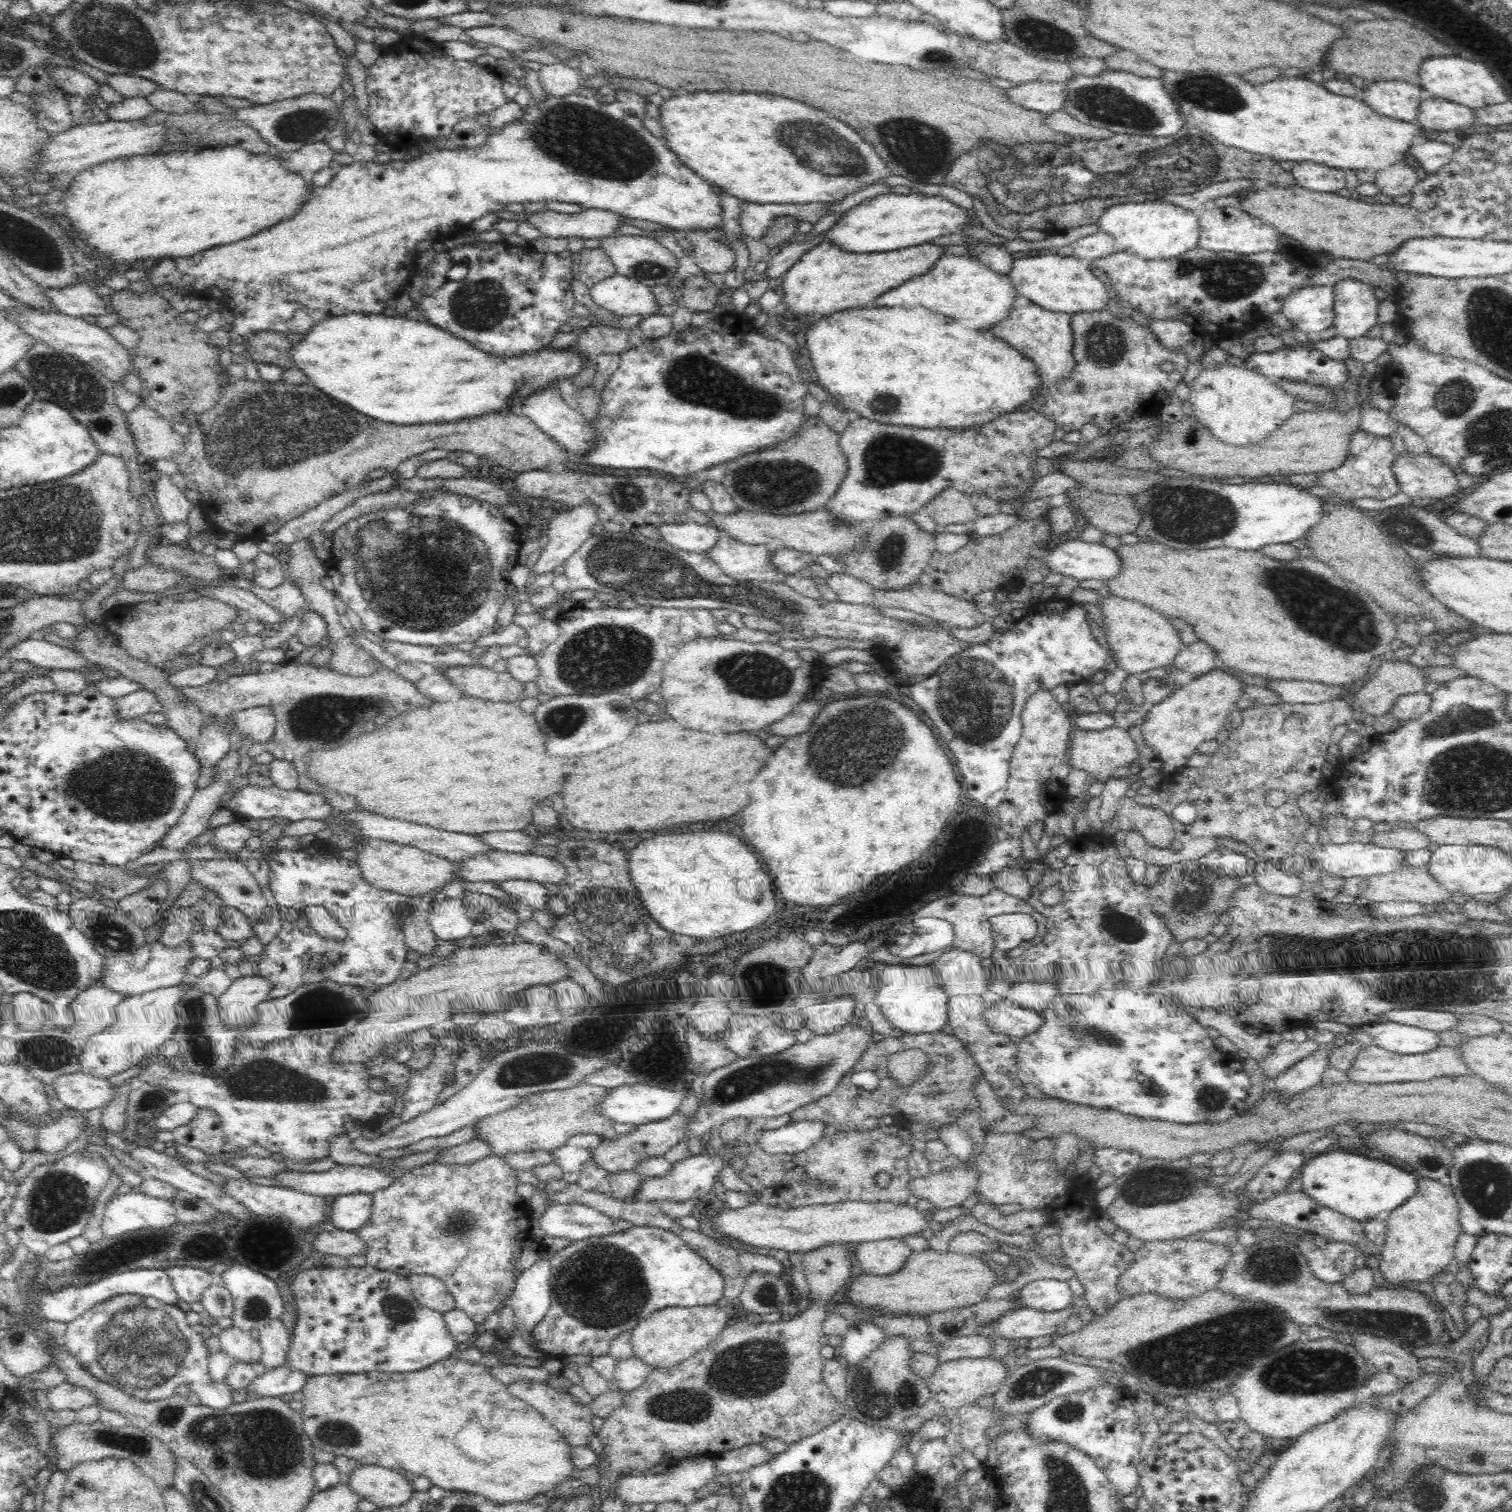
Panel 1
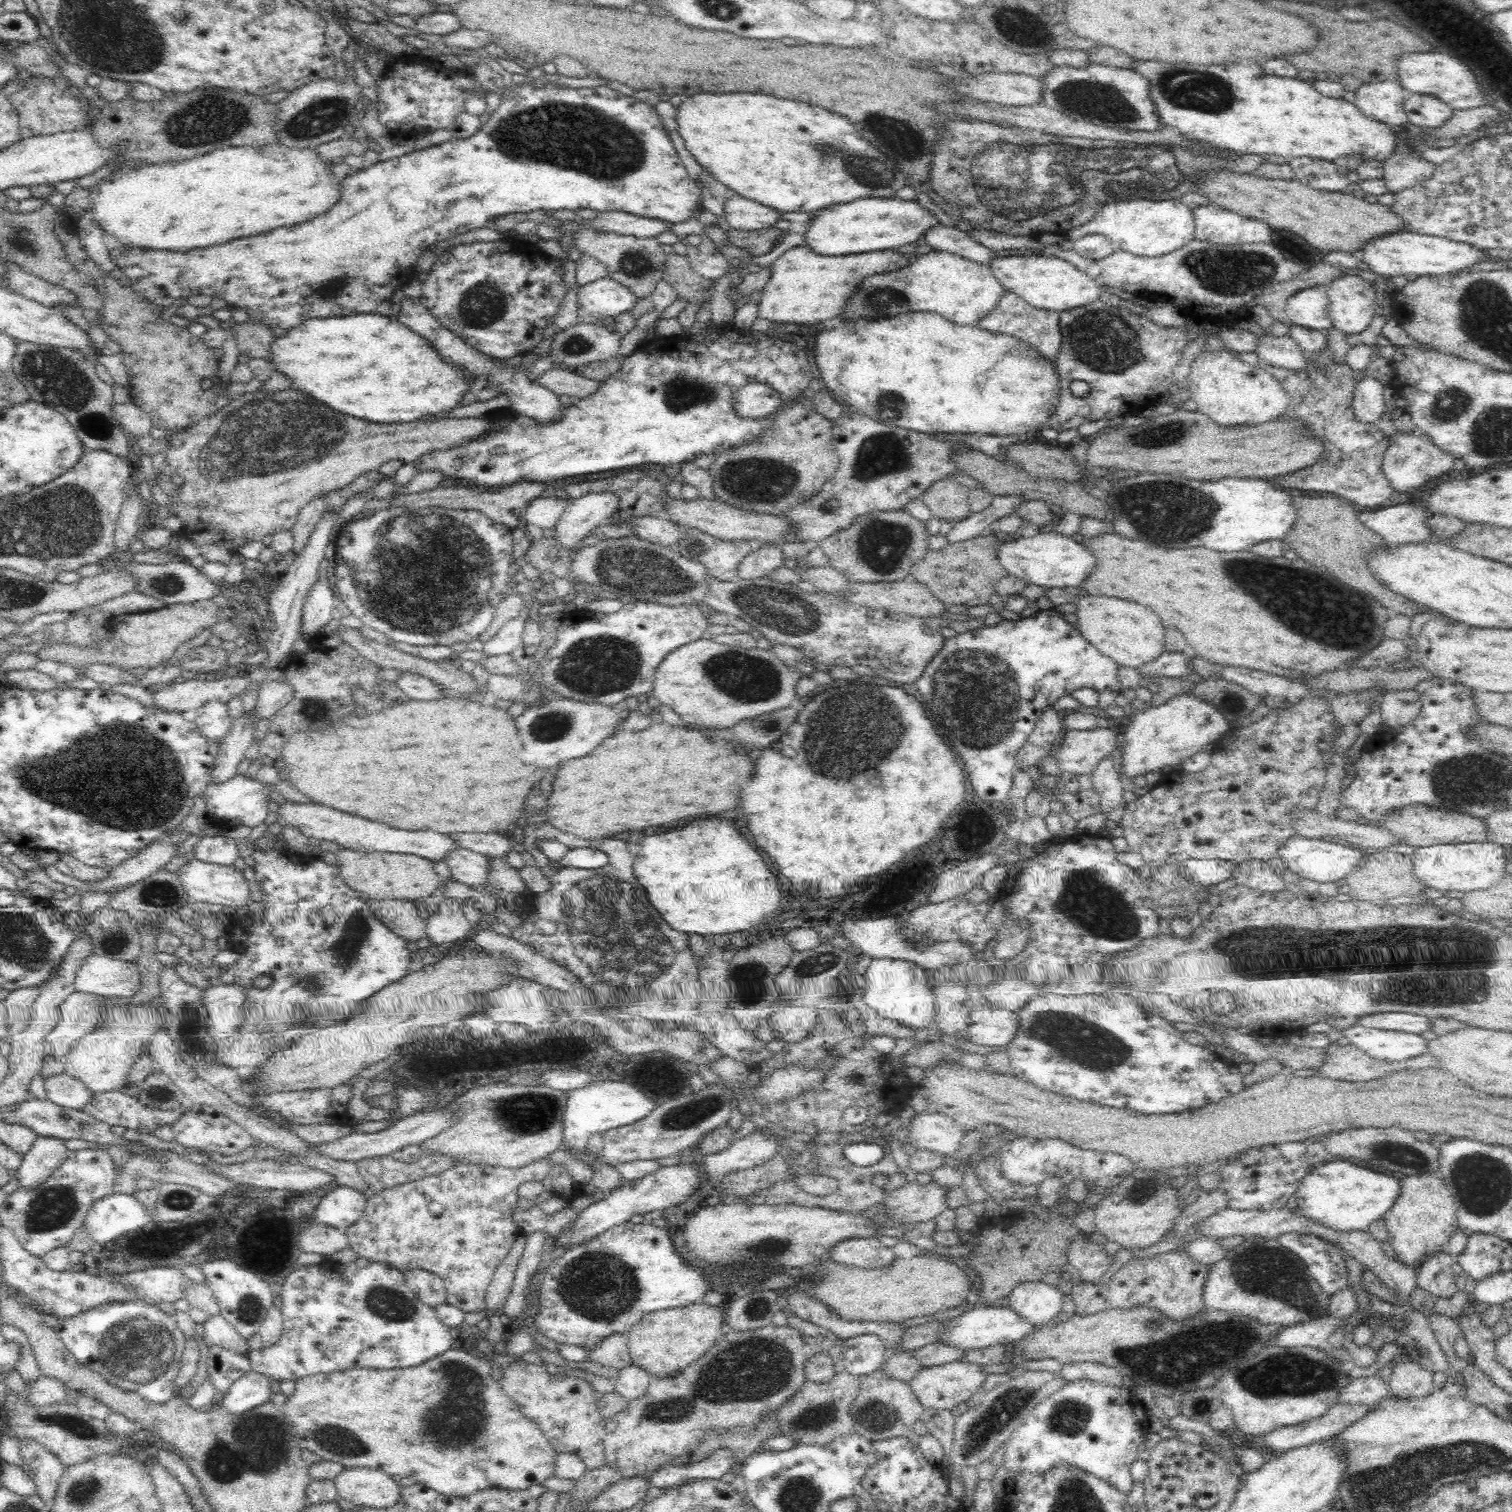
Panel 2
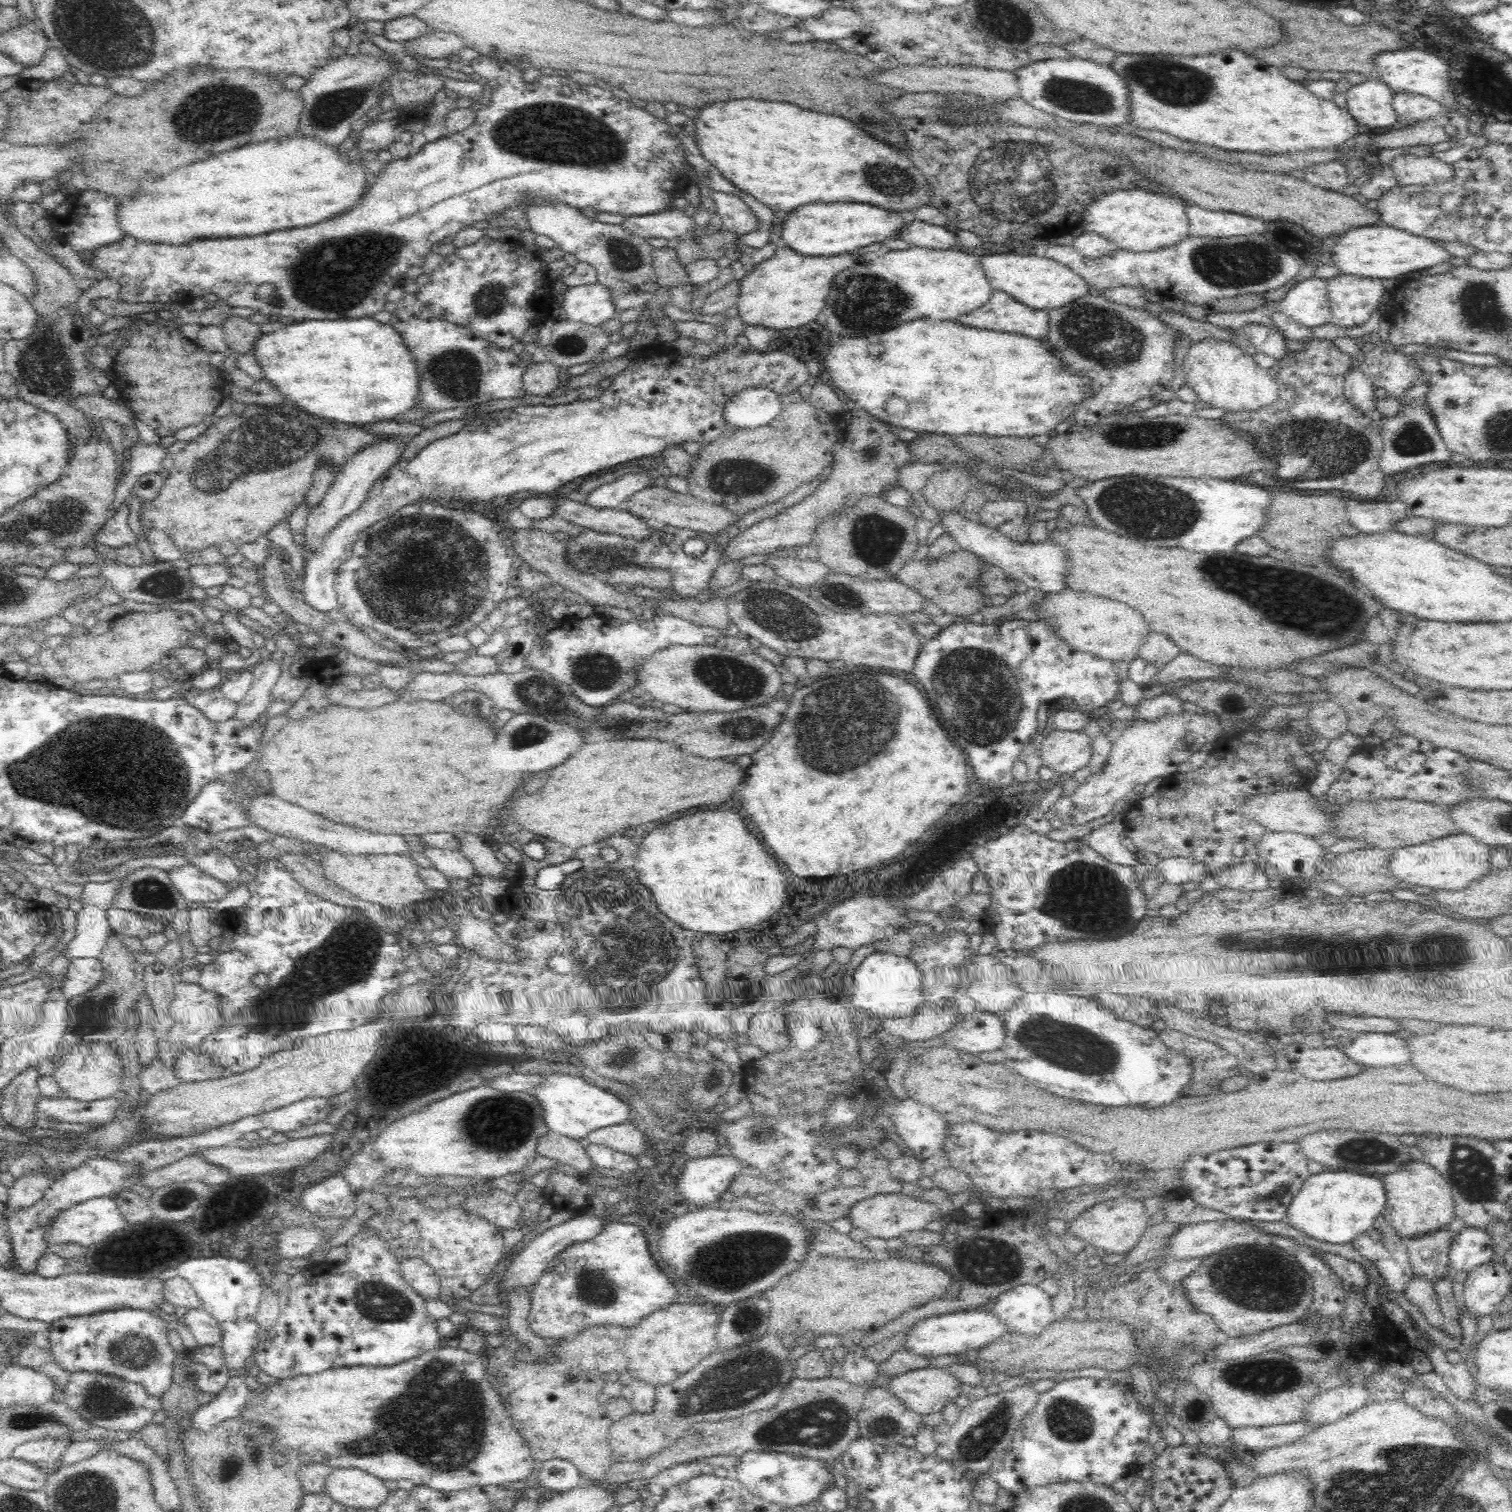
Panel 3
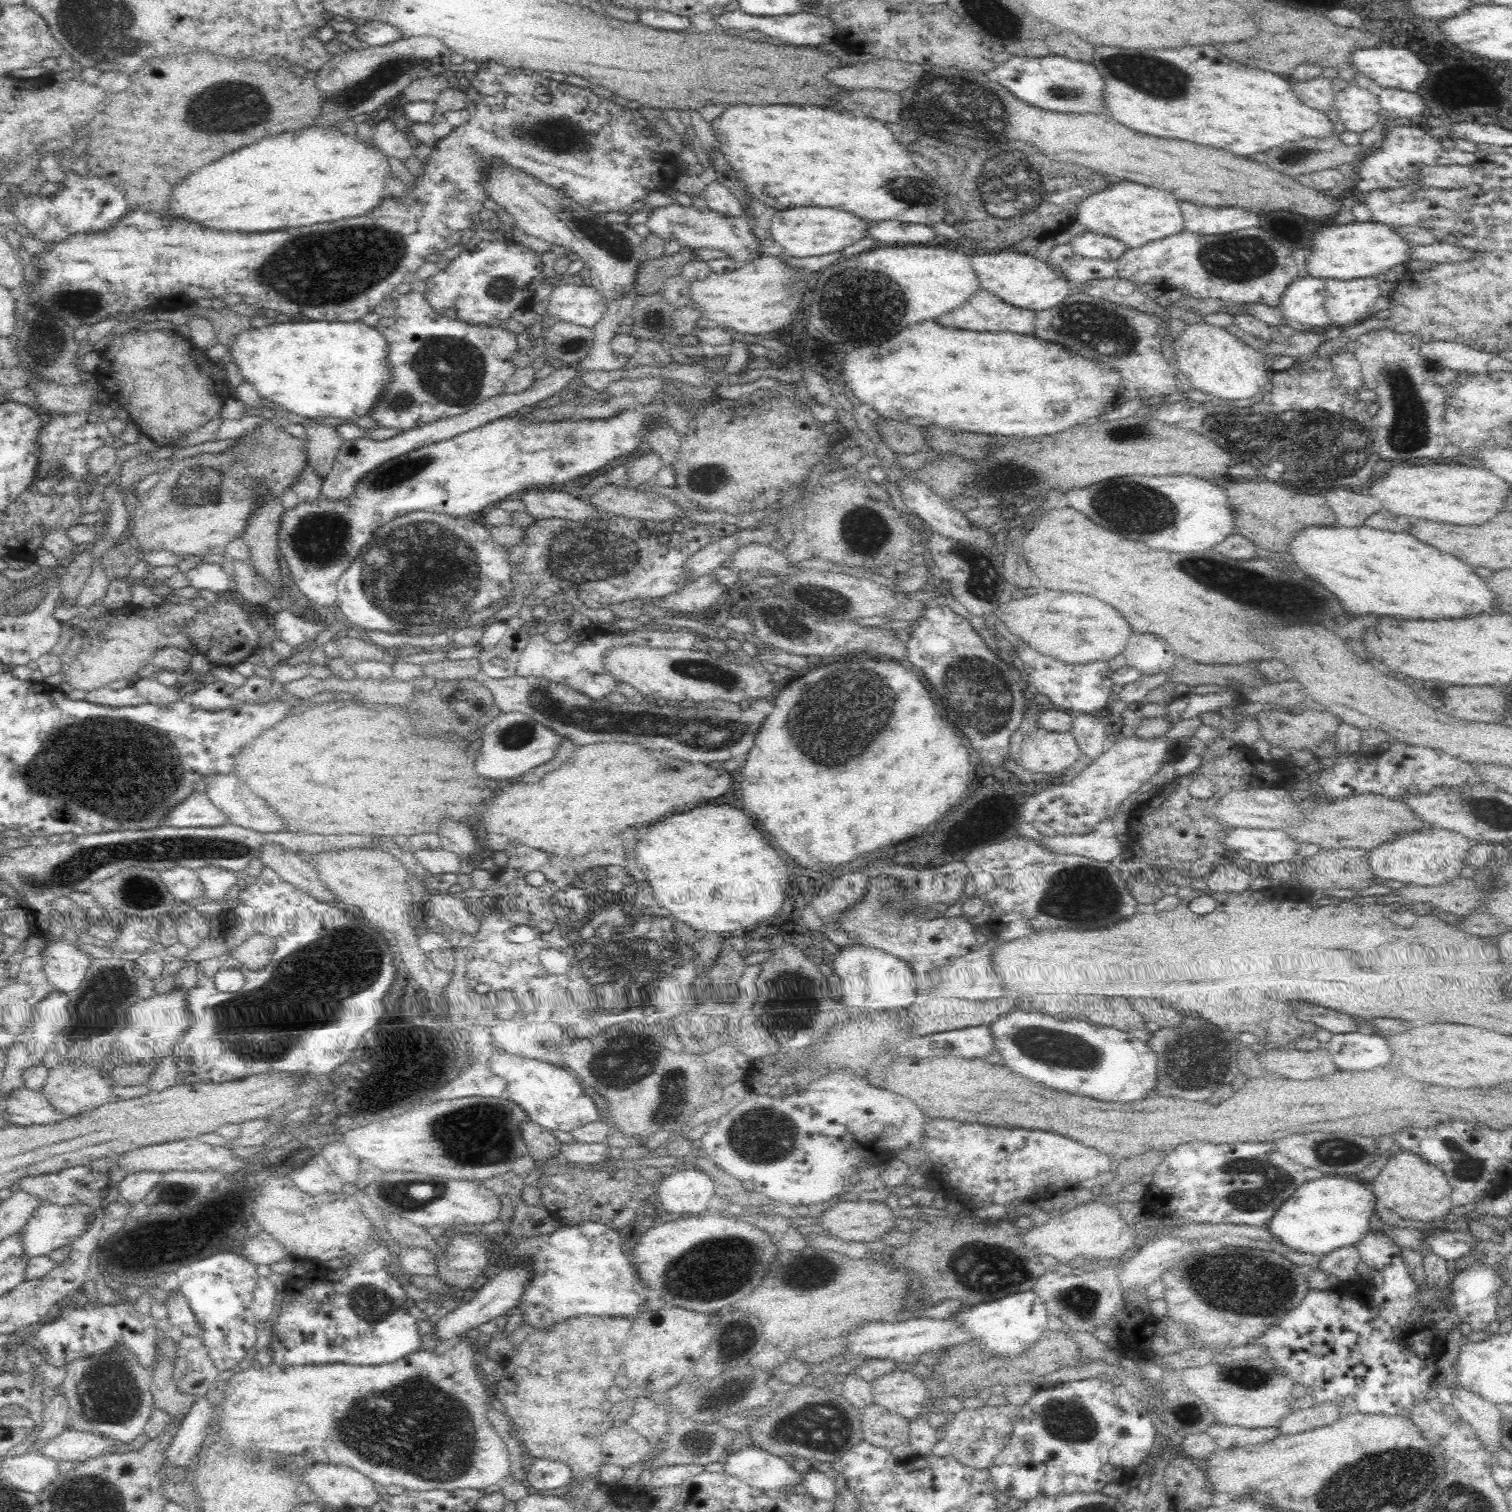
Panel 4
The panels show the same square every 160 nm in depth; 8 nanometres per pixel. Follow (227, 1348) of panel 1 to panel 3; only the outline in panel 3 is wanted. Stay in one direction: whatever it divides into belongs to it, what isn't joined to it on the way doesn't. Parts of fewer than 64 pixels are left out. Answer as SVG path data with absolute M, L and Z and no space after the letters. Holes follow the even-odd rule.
M202 1308L188 1309L186 1314L180 1319L180 1322L191 1330L199 1346L220 1343L220 1338L222 1338L220 1325Z

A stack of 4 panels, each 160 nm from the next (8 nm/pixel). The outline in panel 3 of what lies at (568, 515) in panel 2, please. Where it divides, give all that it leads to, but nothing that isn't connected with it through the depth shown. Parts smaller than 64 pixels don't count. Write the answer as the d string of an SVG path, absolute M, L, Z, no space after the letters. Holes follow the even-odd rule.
M650 468L630 472L615 482L604 484L589 492L586 504L594 508L619 508L635 492L646 489L653 482Z

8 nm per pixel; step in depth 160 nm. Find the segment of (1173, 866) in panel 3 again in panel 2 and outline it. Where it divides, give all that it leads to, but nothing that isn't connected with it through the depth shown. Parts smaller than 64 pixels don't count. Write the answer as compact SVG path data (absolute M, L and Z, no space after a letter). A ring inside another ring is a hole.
M1196 859L1186 860L1184 864L1180 864L1180 868L1188 868L1190 870L1190 878L1197 885L1208 886L1216 885L1222 880L1230 878L1234 863L1232 861L1221 861L1218 859Z

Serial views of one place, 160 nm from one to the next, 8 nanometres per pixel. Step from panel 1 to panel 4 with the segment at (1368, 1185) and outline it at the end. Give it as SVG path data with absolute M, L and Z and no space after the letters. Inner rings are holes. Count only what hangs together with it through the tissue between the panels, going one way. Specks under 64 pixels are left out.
M1328 1176L1305 1182L1280 1206L1266 1226L1270 1235L1284 1247L1315 1257L1330 1254L1337 1248L1352 1246L1370 1231L1370 1218L1376 1202L1371 1186Z

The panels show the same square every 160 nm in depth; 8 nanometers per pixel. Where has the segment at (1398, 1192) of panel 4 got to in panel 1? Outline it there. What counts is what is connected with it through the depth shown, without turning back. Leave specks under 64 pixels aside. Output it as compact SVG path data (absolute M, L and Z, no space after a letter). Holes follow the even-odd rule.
M1417 1180L1416 1193L1384 1216L1387 1238L1379 1260L1382 1276L1389 1282L1424 1282L1445 1270L1453 1259L1456 1239L1463 1233L1459 1224L1459 1205L1453 1189L1440 1180Z

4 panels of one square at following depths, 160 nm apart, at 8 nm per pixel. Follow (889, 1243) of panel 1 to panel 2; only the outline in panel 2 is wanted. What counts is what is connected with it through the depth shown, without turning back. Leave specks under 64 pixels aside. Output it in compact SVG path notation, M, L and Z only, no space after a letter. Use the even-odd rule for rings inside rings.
M874 1237L847 1239L830 1248L826 1257L840 1261L845 1266L857 1264L866 1269L884 1268L895 1259L892 1248L884 1247Z

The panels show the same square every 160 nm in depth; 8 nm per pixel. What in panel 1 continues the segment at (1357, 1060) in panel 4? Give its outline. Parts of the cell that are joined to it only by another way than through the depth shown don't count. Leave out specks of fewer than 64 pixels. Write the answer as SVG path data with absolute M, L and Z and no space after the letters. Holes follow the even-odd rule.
M1394 1022L1362 1025L1361 1030L1373 1038L1373 1044L1391 1053L1424 1054L1438 1046L1435 1032Z

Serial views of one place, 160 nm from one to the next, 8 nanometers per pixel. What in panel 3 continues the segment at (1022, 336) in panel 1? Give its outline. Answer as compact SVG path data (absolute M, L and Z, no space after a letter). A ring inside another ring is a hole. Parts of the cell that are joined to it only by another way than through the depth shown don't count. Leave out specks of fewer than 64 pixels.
M992 290L990 296L988 296L988 300L986 300L980 308L976 308L976 310L972 310L972 312L968 312L968 314L958 316L956 322L968 328L1020 334L1024 337L1040 340L1042 342L1046 342L1048 335L1048 315L1045 309L1036 310L1030 308L1016 301L1016 299L1008 293L999 290Z

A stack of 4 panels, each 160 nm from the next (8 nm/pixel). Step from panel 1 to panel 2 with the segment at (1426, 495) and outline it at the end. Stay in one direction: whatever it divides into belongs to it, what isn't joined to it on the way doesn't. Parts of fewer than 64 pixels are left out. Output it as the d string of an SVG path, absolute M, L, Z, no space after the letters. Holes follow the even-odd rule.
M1415 428L1410 432L1397 431L1389 436L1388 448L1384 451L1381 469L1395 491L1412 494L1420 491L1420 488L1424 488L1434 478L1447 474L1454 466L1455 459L1453 454L1440 450L1429 436Z

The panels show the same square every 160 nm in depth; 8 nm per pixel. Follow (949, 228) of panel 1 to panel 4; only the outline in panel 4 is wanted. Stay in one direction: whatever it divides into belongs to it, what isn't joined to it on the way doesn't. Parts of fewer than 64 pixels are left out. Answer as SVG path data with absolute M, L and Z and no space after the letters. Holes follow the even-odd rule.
M792 208L776 210L770 220L770 239L782 246L790 257L806 258L836 253L842 248L862 240L862 234L870 226L868 220L860 220L848 212L832 208Z

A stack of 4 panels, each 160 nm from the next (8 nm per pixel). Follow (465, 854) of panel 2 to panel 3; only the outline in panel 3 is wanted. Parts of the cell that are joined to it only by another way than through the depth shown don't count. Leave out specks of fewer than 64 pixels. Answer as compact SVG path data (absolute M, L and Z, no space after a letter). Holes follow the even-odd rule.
M425 848L424 856L430 860L432 867L450 878L468 879L476 873L472 863L468 861L460 850L446 848Z

